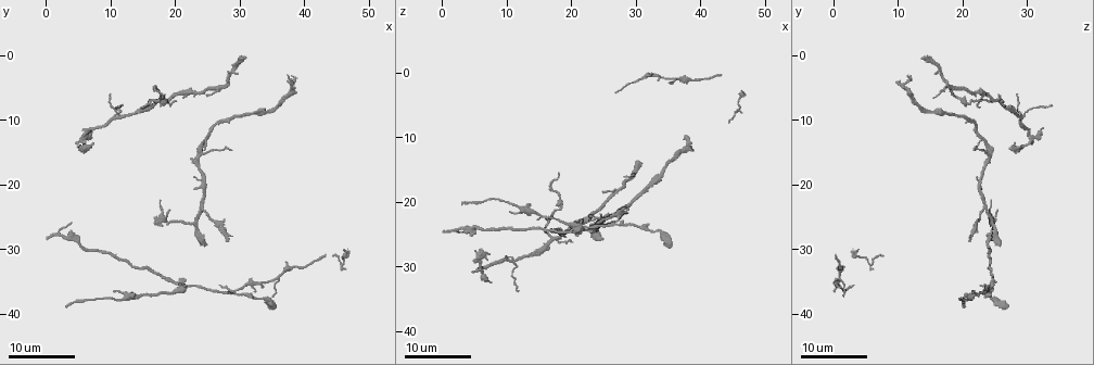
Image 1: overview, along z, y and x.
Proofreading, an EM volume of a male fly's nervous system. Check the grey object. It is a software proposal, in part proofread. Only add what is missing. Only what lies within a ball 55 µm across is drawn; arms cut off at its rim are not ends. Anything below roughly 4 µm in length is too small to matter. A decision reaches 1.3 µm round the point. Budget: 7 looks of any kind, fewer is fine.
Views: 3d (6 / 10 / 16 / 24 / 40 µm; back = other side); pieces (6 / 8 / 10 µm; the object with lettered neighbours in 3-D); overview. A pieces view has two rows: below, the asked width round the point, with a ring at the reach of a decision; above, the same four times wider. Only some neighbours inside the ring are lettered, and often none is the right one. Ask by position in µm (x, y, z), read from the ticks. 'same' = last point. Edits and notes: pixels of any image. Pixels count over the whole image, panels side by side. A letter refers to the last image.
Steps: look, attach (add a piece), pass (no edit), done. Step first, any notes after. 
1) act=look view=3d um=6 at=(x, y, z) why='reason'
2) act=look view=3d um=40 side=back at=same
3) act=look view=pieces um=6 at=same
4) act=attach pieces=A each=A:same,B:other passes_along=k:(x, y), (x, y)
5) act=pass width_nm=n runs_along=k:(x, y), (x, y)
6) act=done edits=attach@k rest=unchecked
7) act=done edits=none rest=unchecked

act=look view=3d um=16 at=(28.5, 15.0, 22.0) why='free end'

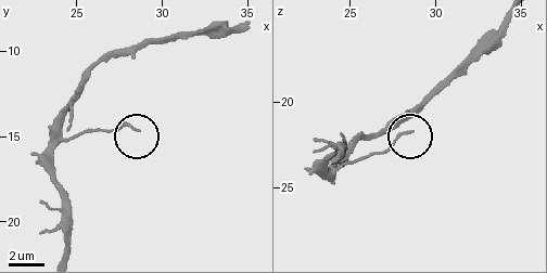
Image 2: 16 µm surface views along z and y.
act=look view=pieces um=6 at=(28.5, 14.8, 21.6)

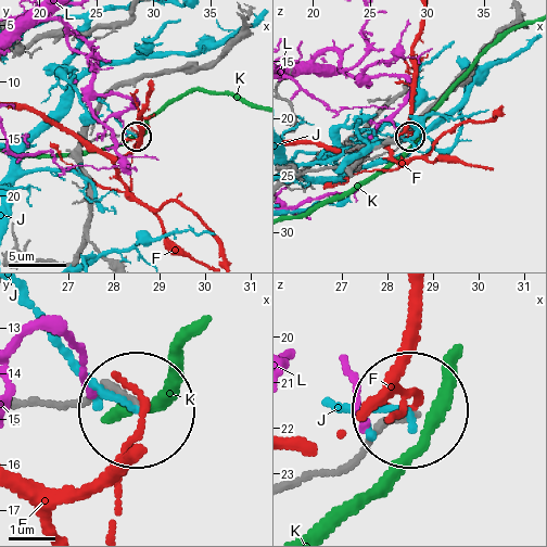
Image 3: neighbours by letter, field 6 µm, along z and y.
act=pass each=F:other,J:other,K:other,L:other runs_along=3:(295, 485), (408, 415) found='none of them fits'

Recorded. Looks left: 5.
act=look view=3d um=24 at=(23.0, 19.0, 22.0) why='tapers out'

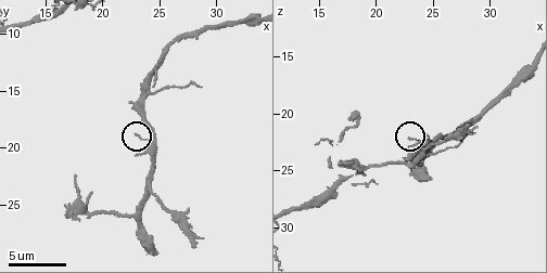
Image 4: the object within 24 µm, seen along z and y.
act=look view=3d um=10 at=(23.2, 18.6, 22.0) why='zoom in'

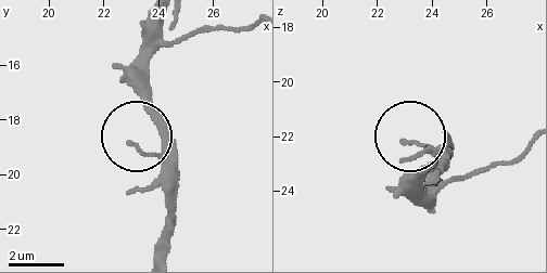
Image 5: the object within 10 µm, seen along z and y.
act=look view=pieces um=6 at=(23.0, 18.9, 22.2) why='what lies round it'

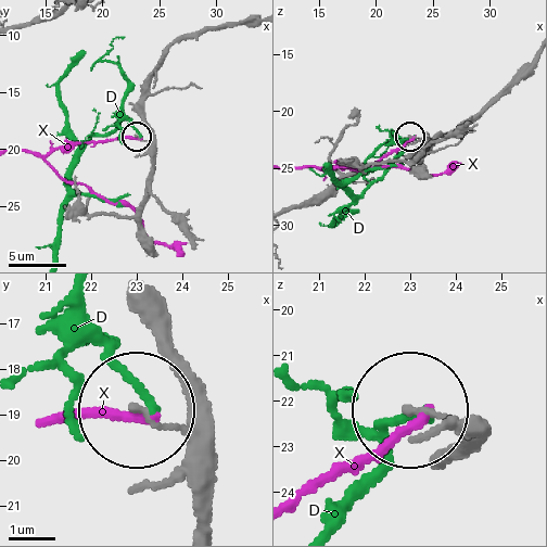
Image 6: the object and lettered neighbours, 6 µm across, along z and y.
act=pass width_nm=110 each=D:other,X:other runs_along=6:(141, 219), (153, 162), (149, 144), (136, 137) found='no lettered piece goes on from it'

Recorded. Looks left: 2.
act=look view=3d um=24 at=(19.5, 7.0, 26.0) why='thin end'

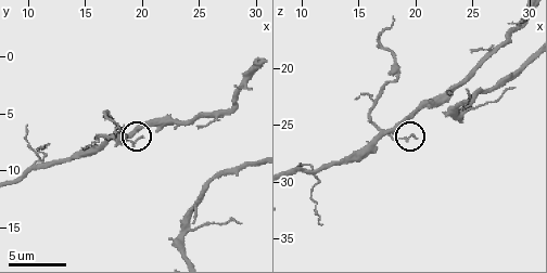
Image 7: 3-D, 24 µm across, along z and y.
act=look view=pieces um=10 at=(19.8, 7.0, 26.0)

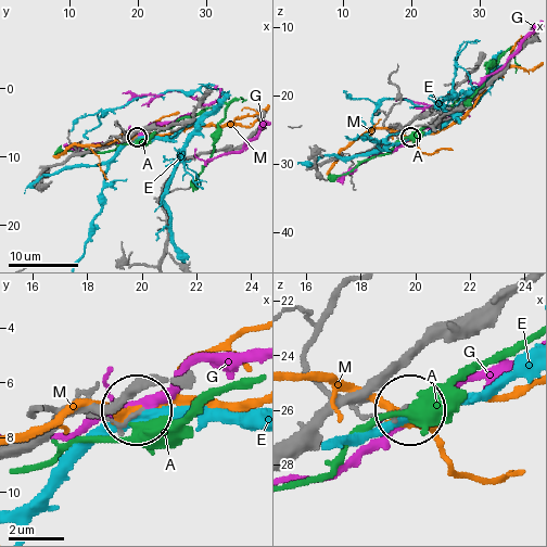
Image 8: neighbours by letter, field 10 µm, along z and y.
act=pass each=A:other,E:other,G:other,M:other found='none of them fits'

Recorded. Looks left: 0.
act=done edits=none rest=unchecked

